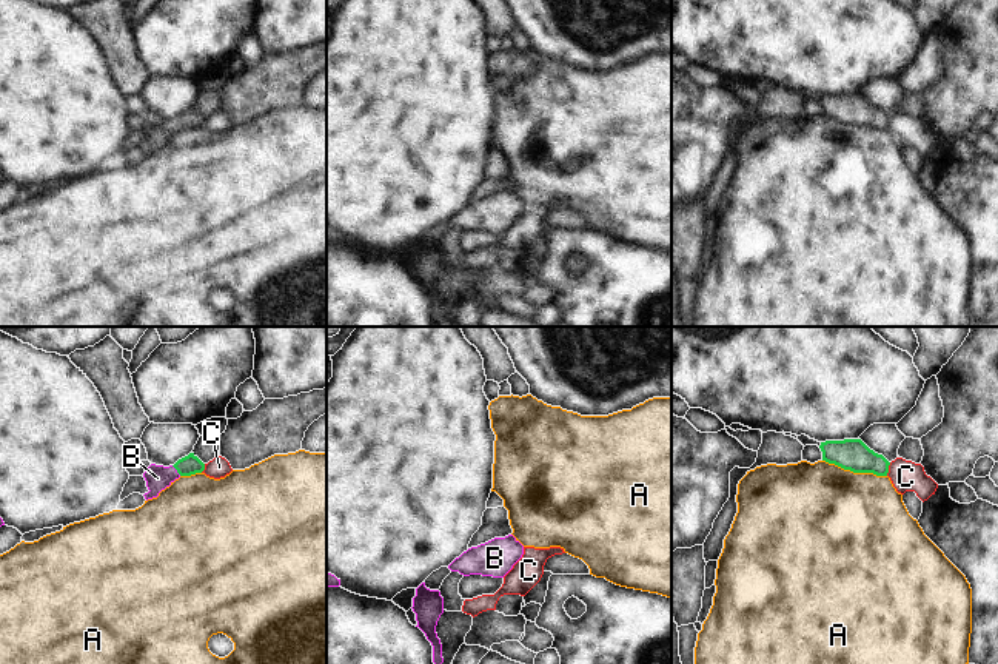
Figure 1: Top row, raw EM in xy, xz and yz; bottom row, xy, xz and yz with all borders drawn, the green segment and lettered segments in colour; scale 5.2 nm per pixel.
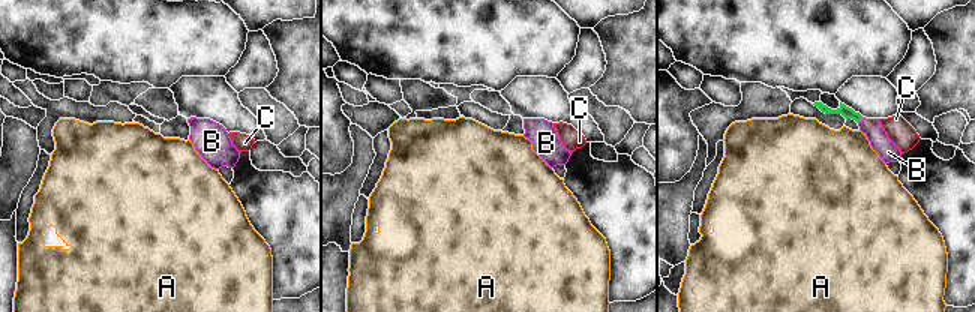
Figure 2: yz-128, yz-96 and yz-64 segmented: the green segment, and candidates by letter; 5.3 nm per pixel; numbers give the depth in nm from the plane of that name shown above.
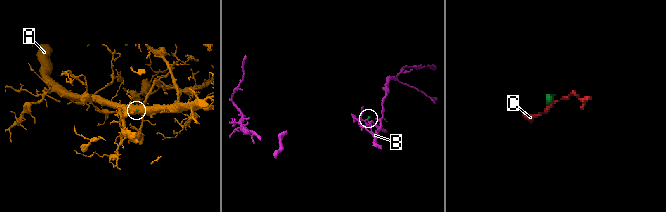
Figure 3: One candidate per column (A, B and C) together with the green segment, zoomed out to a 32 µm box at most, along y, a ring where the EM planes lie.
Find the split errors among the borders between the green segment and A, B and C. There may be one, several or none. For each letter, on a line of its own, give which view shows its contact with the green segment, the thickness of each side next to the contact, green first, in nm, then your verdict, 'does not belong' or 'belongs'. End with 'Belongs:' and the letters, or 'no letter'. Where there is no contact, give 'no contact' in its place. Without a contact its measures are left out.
A: meets green in yz; 170 nm thick on the green side, 500 nm on the other; does not belong
B: meets green in xy; 100 nm thick on the green side, 130 nm on the other; belongs
C: meets green in yz; 170 nm thick on the green side, 160 nm on the other; does not belong
Belongs: B

